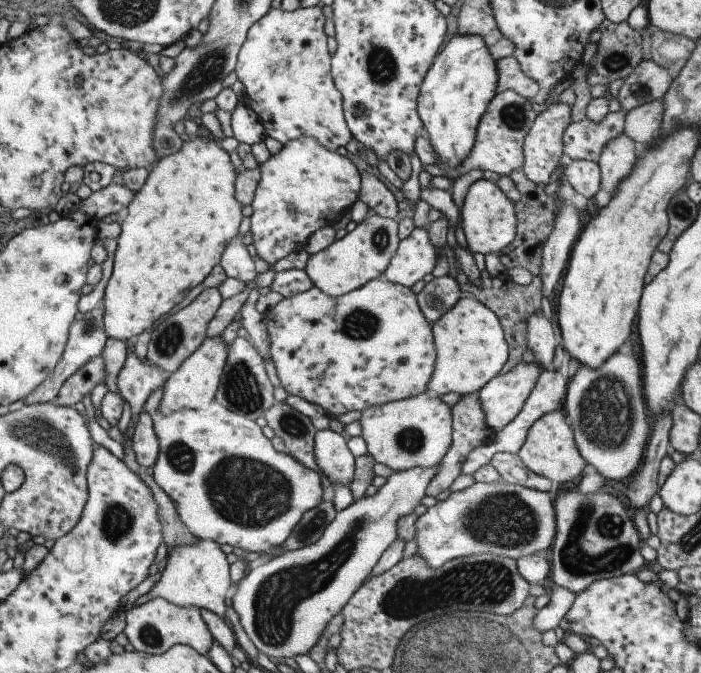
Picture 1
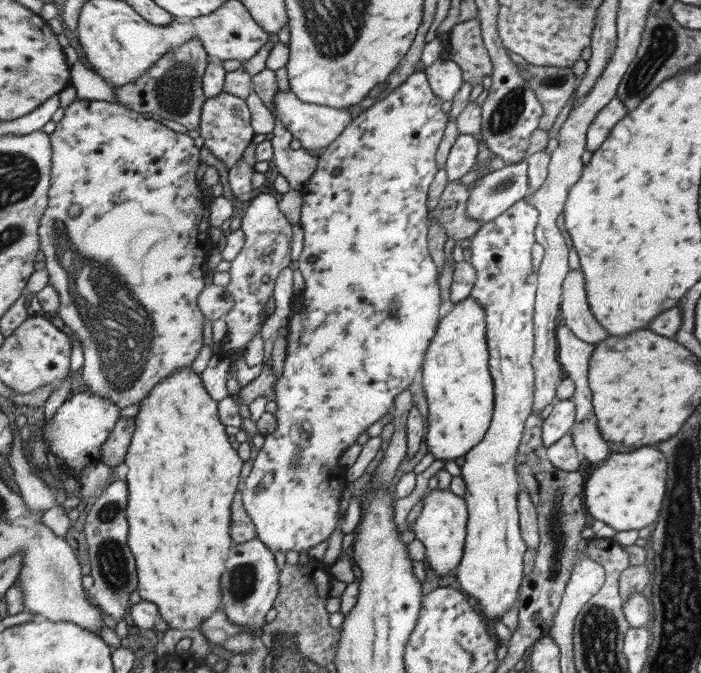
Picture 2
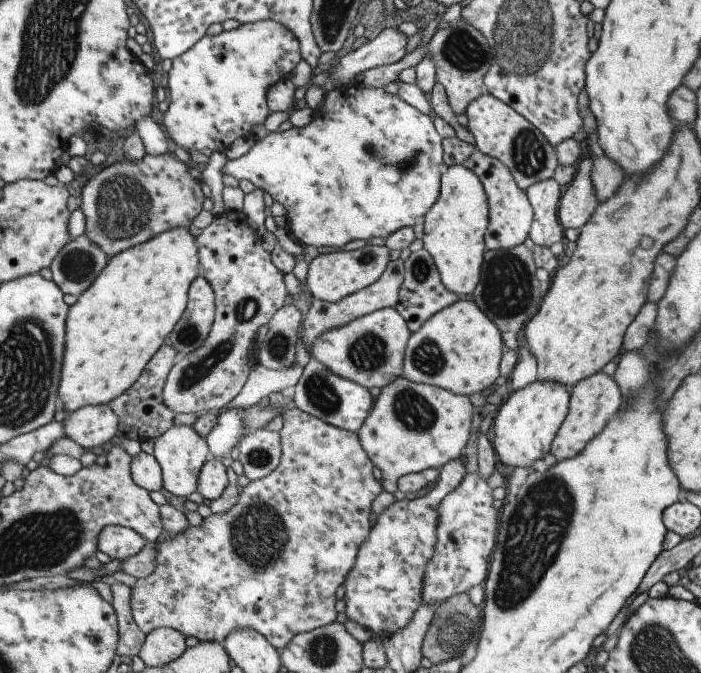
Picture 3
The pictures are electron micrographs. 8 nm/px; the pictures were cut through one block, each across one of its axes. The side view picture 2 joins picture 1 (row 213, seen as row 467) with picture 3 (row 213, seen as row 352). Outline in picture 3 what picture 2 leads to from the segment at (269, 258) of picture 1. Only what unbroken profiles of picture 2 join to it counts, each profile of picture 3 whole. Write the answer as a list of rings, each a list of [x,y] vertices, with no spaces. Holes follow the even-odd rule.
[[[344,84],[328,91],[325,94],[323,105],[317,108],[313,120],[308,125],[299,128],[292,127],[287,131],[269,131],[264,138],[256,141],[255,145],[246,154],[237,159],[228,159],[221,169],[223,176],[230,175],[239,181],[250,181],[256,189],[268,192],[274,201],[280,202],[287,212],[285,216],[289,223],[289,231],[303,245],[311,244],[317,248],[319,246],[342,248],[351,240],[358,240],[358,238],[368,240],[368,238],[374,238],[374,236],[386,238],[401,228],[413,227],[418,218],[424,217],[426,212],[432,208],[441,193],[442,174],[440,173],[440,164],[442,164],[445,154],[443,138],[435,129],[433,120],[415,107],[400,100],[398,95],[390,92],[388,88],[364,88],[354,84]]]

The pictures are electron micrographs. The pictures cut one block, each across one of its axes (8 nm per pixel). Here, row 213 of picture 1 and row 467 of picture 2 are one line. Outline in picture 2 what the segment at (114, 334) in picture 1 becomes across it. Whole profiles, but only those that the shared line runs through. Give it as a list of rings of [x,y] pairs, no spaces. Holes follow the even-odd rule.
[[[190,366],[174,370],[166,380],[156,384],[148,396],[142,400],[140,411],[134,416],[135,430],[131,443],[128,446],[124,463],[128,466],[126,483],[128,483],[128,506],[126,508],[126,519],[128,519],[127,543],[135,558],[136,574],[138,578],[138,592],[142,600],[154,603],[158,608],[162,619],[170,629],[196,630],[212,616],[213,612],[224,610],[222,601],[222,589],[220,589],[220,576],[226,572],[226,560],[228,550],[234,545],[230,536],[230,508],[234,496],[240,490],[240,473],[242,472],[243,460],[239,457],[230,443],[229,435],[226,433],[224,423],[220,421],[218,404],[208,394],[208,390],[202,384],[200,374],[196,374]]]

